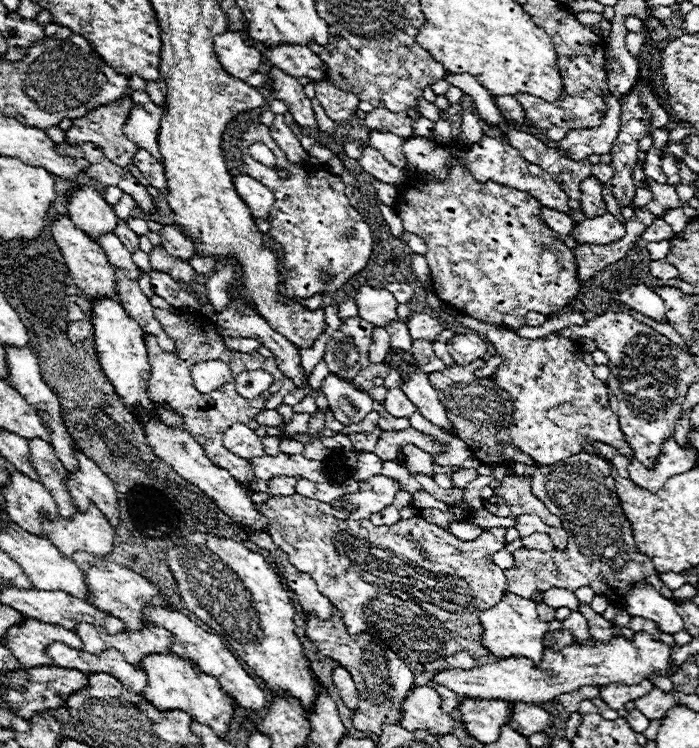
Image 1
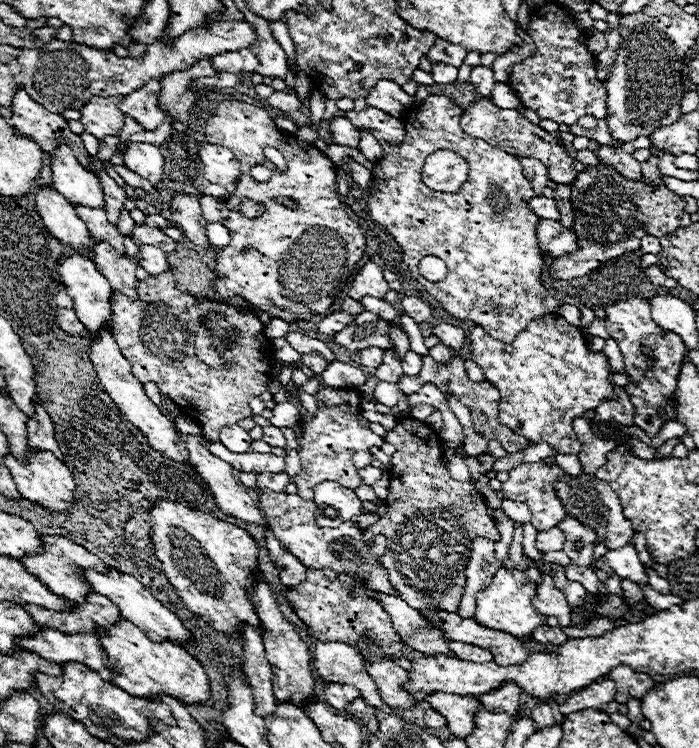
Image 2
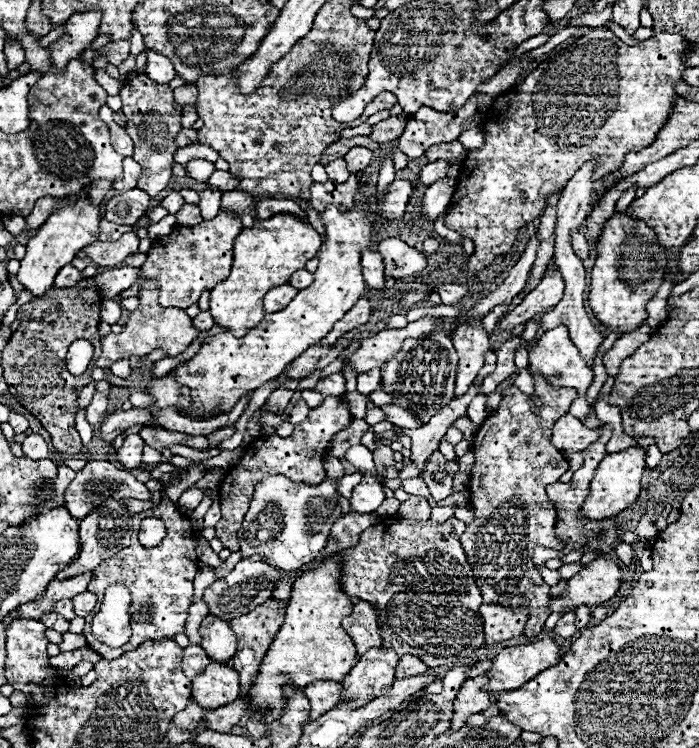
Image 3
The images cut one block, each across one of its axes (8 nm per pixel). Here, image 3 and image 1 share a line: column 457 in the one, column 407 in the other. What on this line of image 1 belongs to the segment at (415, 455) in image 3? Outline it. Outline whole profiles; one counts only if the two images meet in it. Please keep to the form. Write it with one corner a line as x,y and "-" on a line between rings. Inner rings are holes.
390,388
388,390
384,408
396,418
410,418
414,412
418,412
416,406
406,398
406,394
400,388

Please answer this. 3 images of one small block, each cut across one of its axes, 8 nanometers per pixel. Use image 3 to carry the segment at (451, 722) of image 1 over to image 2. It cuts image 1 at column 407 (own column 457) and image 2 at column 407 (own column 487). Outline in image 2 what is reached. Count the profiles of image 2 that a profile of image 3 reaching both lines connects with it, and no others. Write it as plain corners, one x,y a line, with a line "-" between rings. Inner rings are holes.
380,660
380,662
366,662
366,672
372,676
372,680
378,686
378,694
382,700
392,706
392,708
402,708
408,710
412,708
418,700
410,696
404,690
404,684
408,684
408,672
394,664
392,660

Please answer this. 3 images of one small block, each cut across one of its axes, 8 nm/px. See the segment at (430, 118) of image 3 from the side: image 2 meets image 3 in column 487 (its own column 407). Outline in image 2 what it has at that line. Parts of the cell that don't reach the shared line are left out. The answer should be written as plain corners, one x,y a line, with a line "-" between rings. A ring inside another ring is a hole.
380,80
380,84
376,84
376,88
372,88
372,92
368,92
366,102
372,108
378,108
394,118
400,118
408,110
412,96
408,96
396,82

